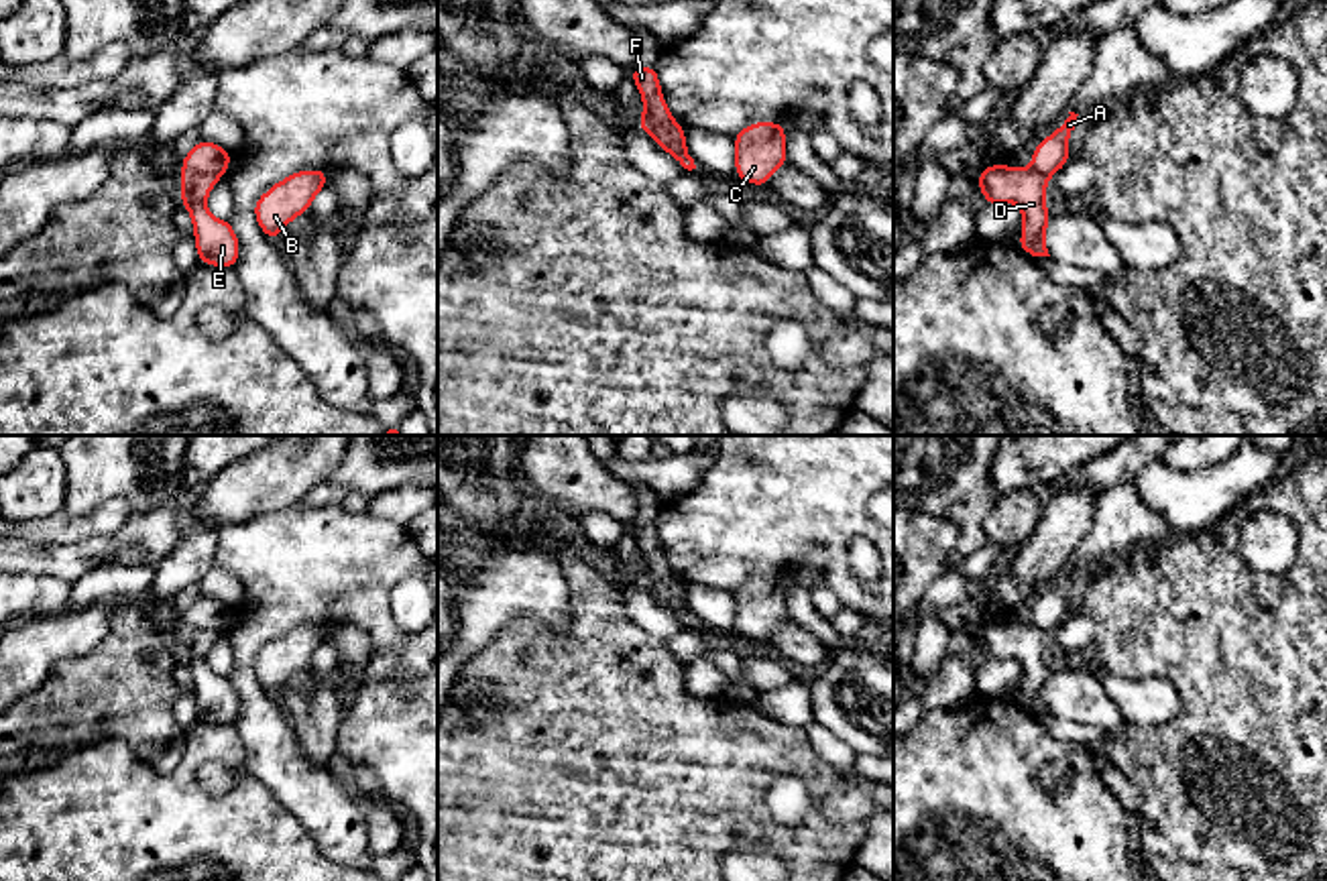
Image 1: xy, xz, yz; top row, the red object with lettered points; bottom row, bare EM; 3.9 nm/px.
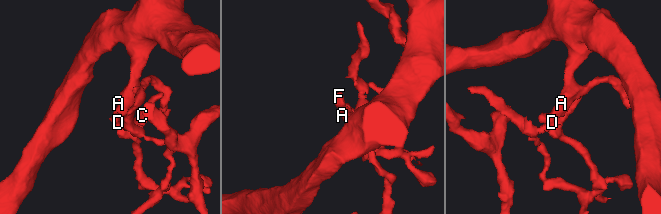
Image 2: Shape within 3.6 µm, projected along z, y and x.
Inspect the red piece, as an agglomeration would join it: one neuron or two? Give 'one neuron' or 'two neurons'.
two neurons

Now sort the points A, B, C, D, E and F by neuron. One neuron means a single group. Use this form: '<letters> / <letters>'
A / B C D E F

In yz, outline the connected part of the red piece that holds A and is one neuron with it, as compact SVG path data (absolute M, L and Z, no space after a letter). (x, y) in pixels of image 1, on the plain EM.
M1069 570L1071 572L1050 592L1042 594L1032 608L1030 625L1046 635L1050 635L1071 616L1069 592L1075 586L1079 570Z

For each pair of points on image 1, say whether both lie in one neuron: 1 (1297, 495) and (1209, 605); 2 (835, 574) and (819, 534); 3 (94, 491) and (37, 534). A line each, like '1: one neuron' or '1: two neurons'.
1: one neuron
2: one neuron
3: two neurons

